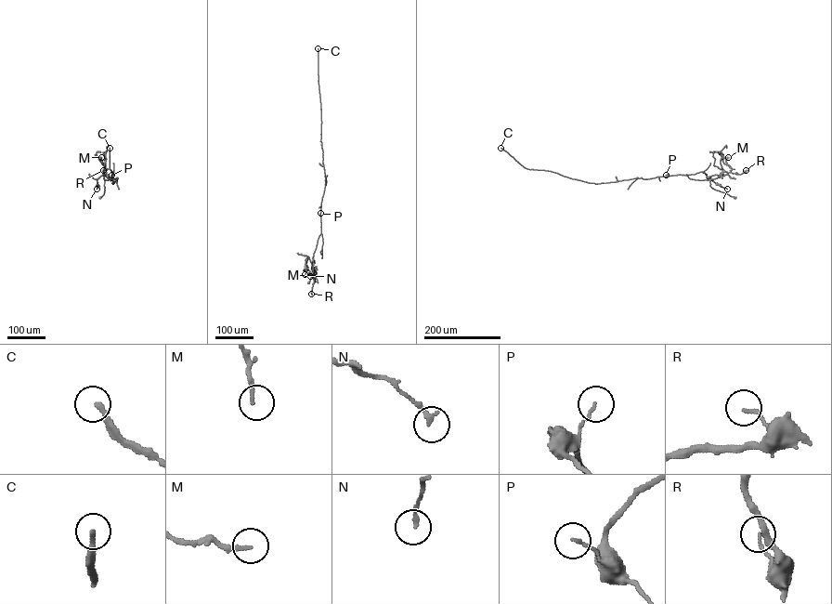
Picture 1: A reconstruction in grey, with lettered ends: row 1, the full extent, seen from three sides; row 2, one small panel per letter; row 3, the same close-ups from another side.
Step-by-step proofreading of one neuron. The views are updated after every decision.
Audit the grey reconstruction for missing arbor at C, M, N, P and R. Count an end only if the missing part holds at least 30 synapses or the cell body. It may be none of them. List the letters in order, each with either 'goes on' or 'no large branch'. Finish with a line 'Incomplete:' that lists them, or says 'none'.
C: goes on
M: no large branch
N: no large branch
P: no large branch
R: no large branch
Incomplete: C

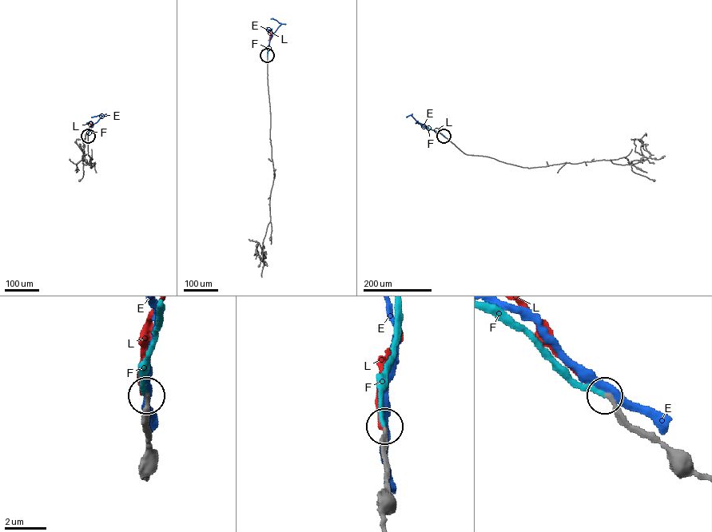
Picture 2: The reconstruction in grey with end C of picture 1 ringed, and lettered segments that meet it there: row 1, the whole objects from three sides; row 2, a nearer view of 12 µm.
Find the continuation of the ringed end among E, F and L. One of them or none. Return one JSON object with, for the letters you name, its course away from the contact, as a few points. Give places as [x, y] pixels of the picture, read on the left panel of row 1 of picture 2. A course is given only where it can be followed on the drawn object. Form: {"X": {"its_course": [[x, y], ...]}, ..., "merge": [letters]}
{"F": {"its_course": [[88, 136], [93, 124]]}, "merge": ["F"]}

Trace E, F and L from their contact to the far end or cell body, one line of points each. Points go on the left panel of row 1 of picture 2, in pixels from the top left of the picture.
E: (88, 136), (90, 128), (102, 116), (93, 117)
F: (88, 136), (93, 124)
L: (88, 136), (91, 125), (89, 123)

